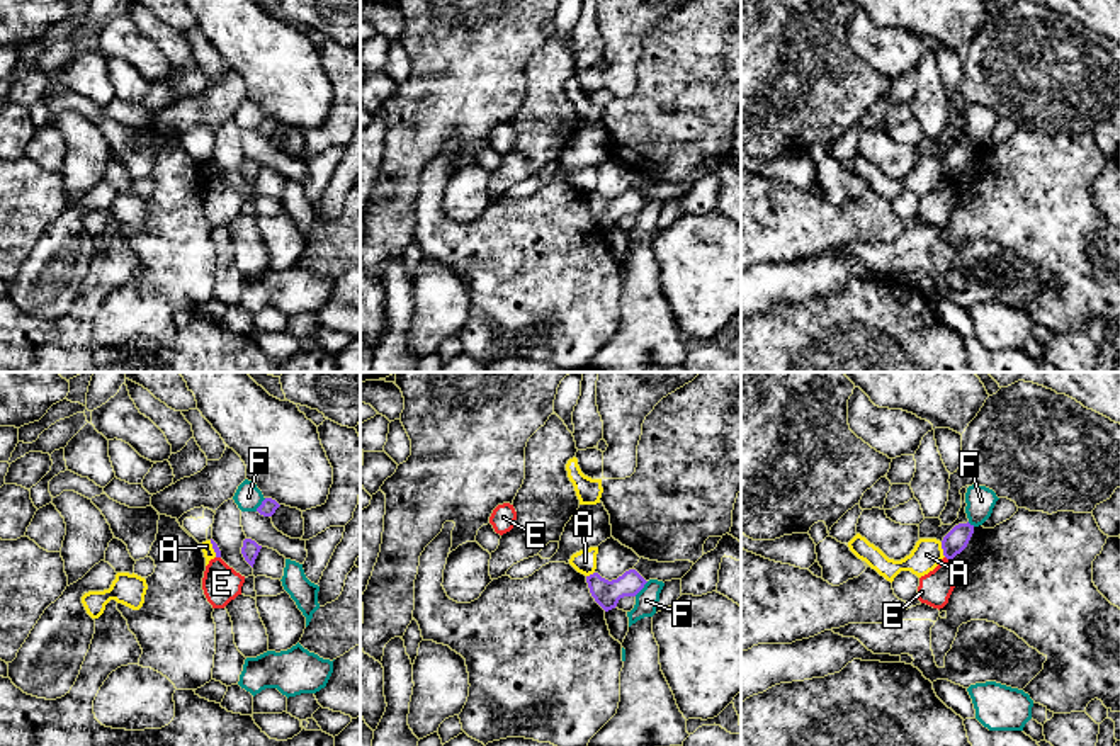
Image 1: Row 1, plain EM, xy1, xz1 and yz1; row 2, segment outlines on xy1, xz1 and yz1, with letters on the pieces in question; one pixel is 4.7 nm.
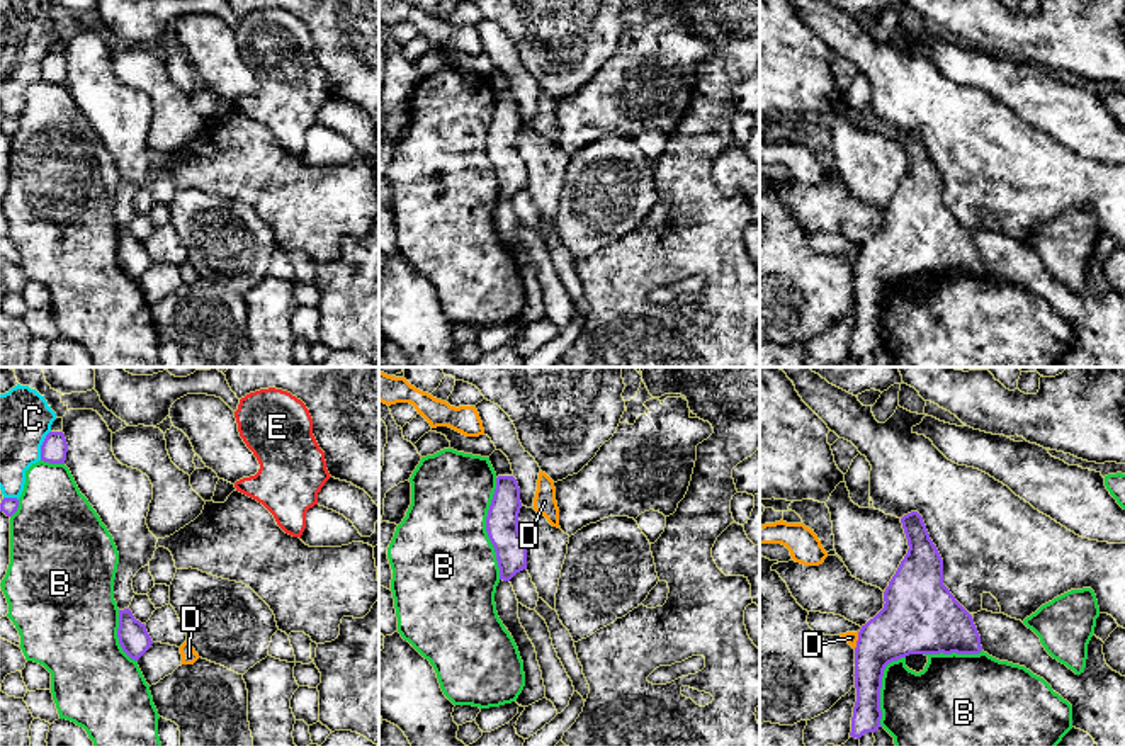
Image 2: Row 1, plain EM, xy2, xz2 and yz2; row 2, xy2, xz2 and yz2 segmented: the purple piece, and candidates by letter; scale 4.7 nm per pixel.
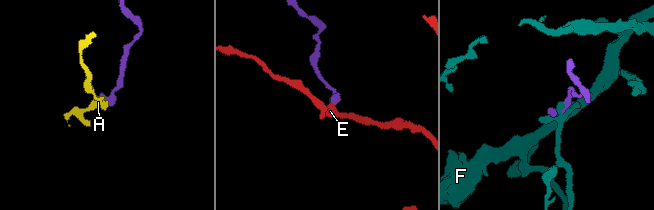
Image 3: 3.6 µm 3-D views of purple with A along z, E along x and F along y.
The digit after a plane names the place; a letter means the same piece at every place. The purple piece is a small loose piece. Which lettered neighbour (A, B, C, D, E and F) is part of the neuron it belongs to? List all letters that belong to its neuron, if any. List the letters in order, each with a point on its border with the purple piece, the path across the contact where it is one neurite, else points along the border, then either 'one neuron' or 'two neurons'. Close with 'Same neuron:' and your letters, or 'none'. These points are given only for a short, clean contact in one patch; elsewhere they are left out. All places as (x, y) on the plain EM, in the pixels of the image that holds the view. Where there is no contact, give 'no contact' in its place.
A: contact yz1 (942, 167); border yz1 (940, 162), (945, 175); two neurons
B: contact xz2 (486, 148); two neurons
C: contact xy2 (41, 65); two neurons
D: contact yz2 (857, 260); border yz2 (859, 252), (853, 267); two neurons
E: contact yz1 (947, 177); border yz1 (945, 175), (949, 179); two neurons
F: contact xz1 (641, 208); border xz1 (648, 201), (634, 214); two neurons
Same neuron: none

